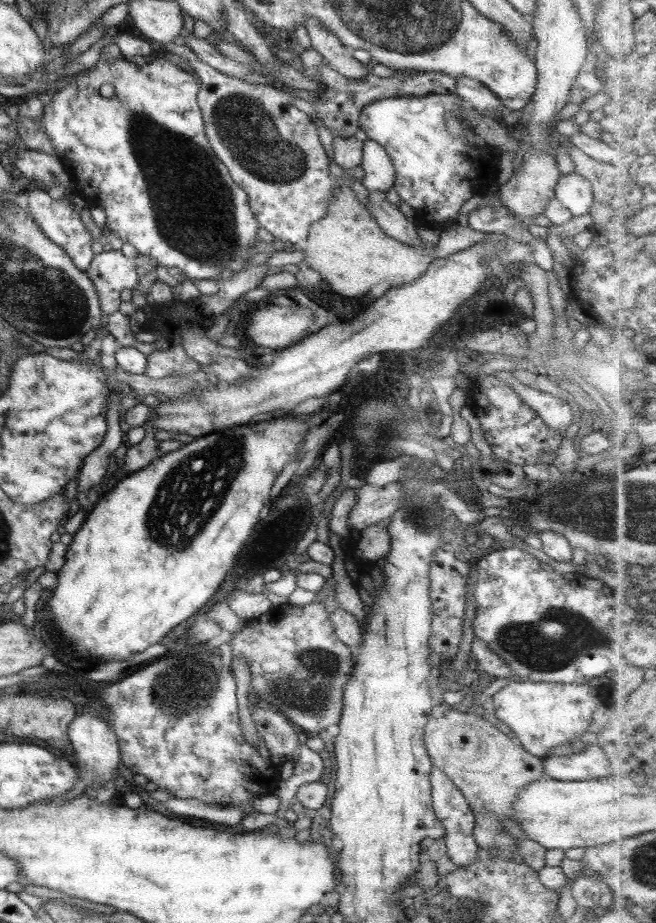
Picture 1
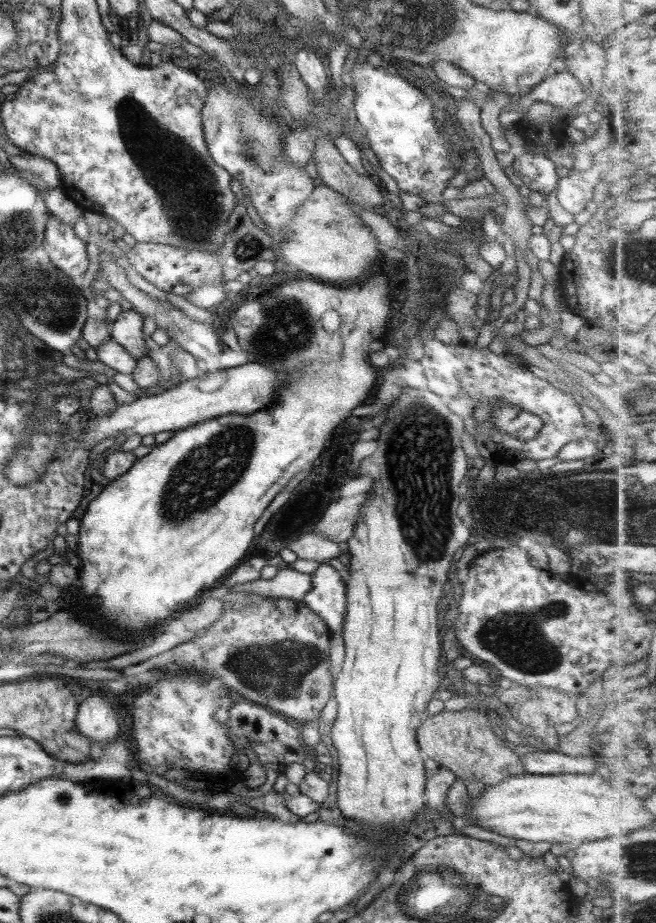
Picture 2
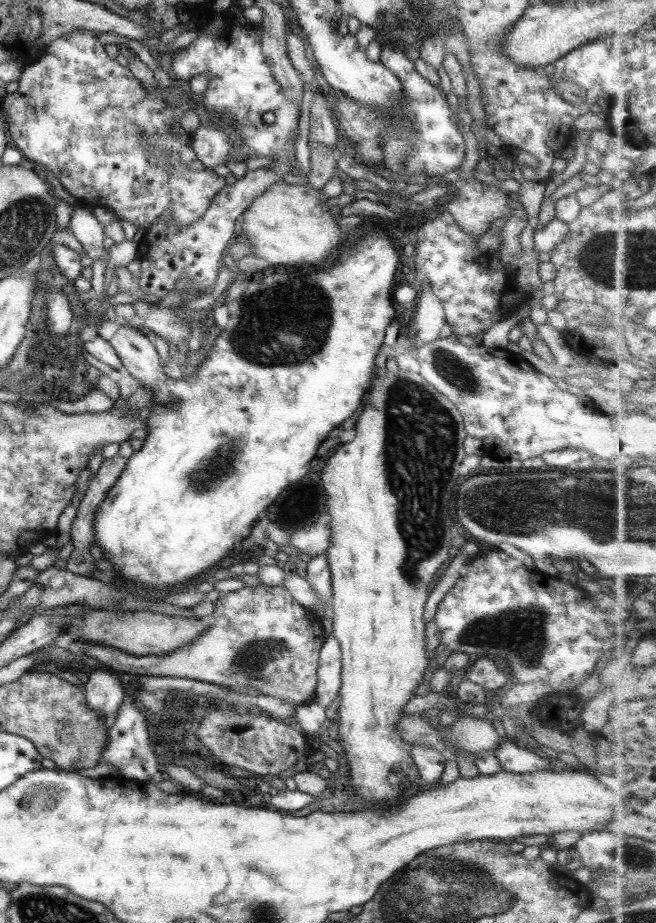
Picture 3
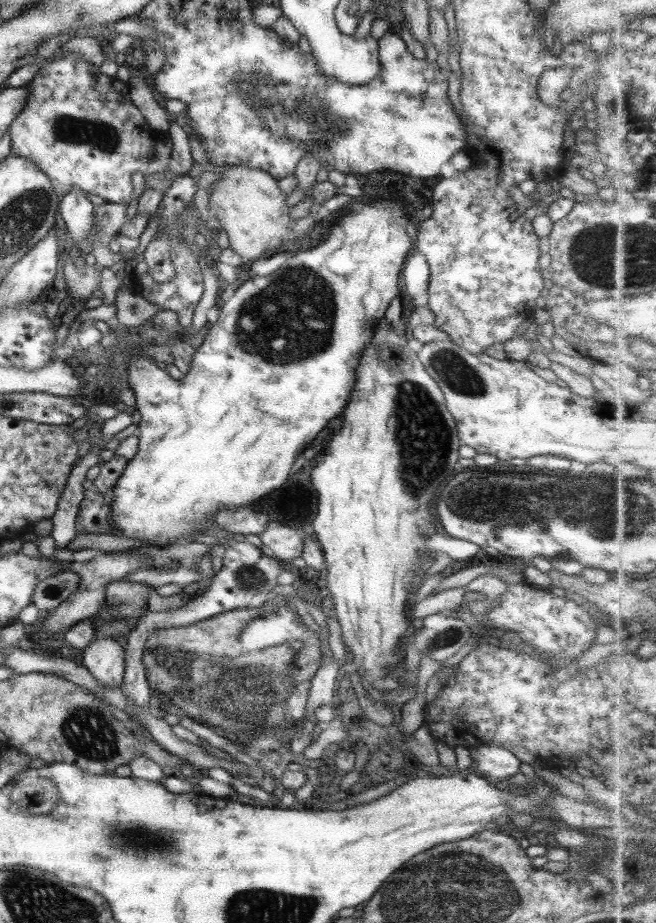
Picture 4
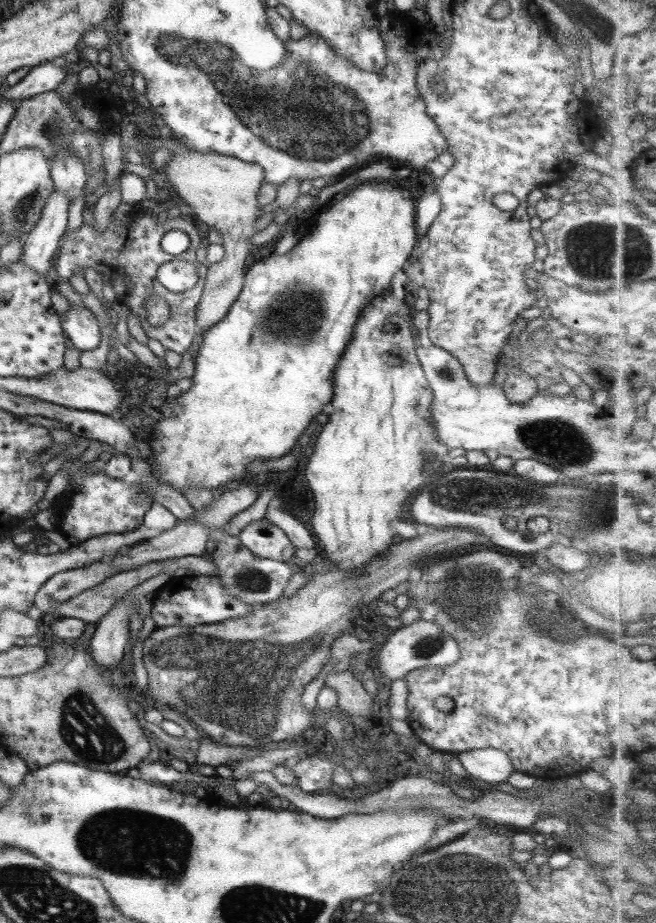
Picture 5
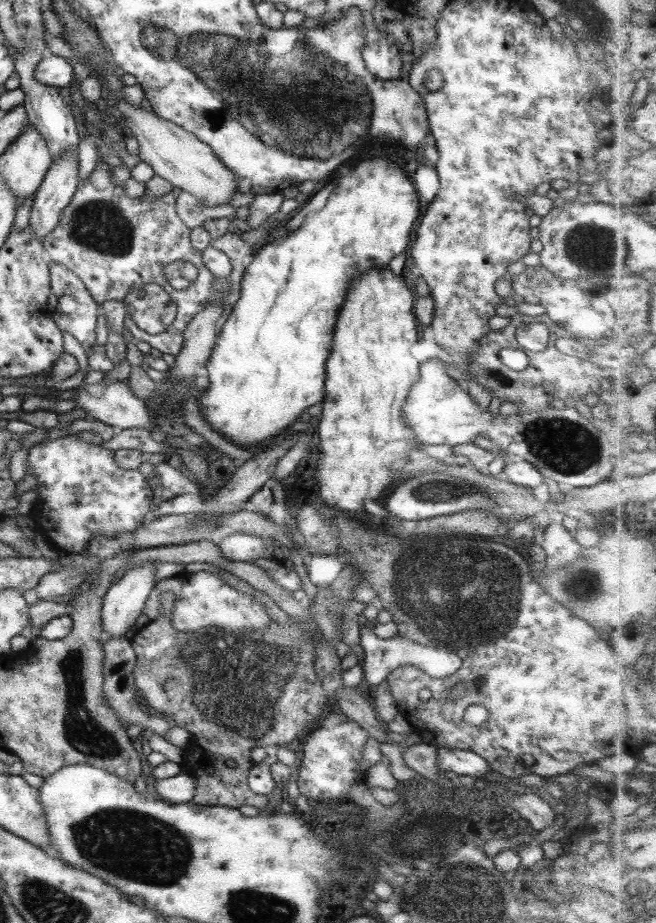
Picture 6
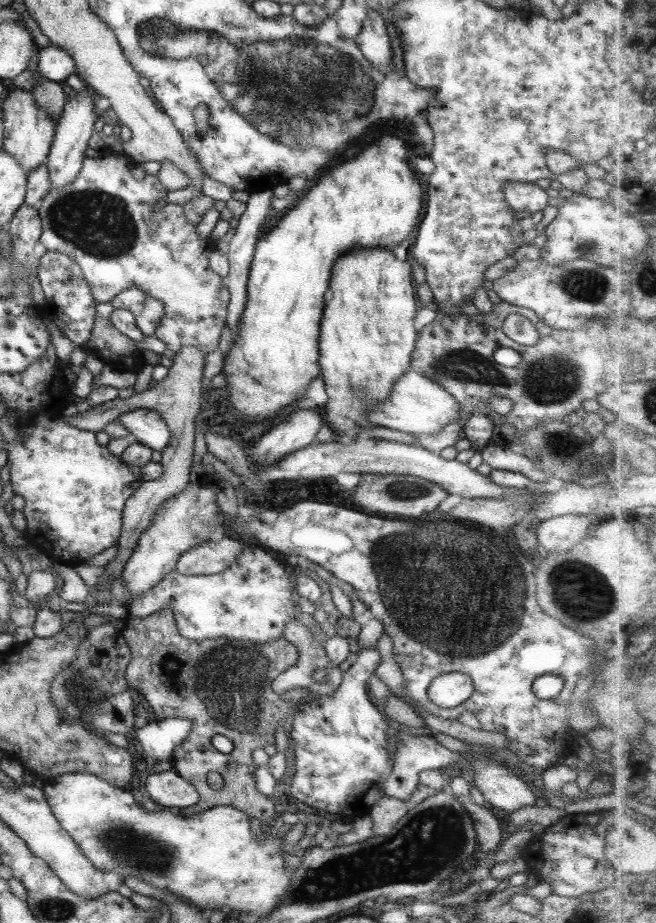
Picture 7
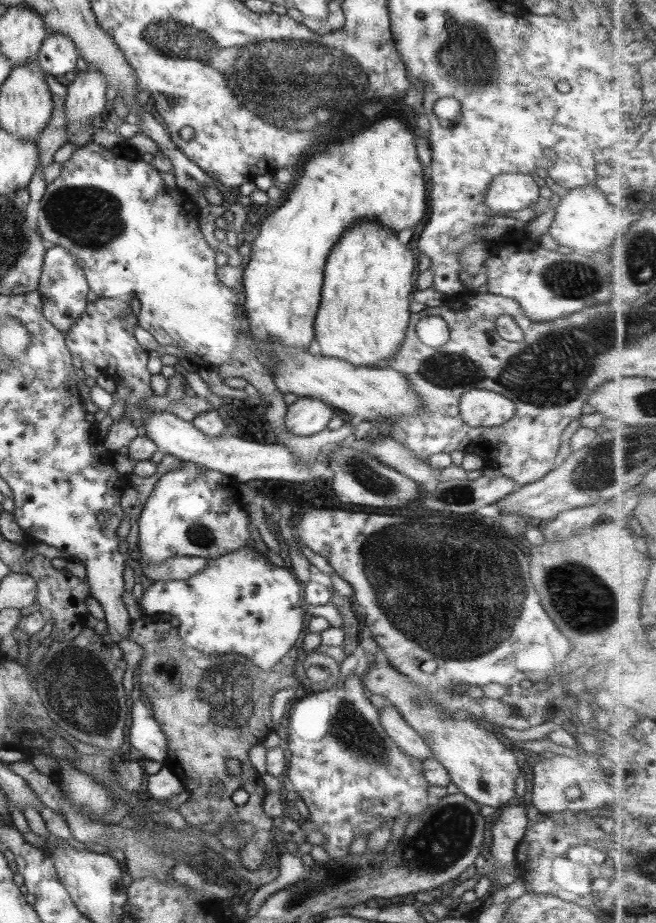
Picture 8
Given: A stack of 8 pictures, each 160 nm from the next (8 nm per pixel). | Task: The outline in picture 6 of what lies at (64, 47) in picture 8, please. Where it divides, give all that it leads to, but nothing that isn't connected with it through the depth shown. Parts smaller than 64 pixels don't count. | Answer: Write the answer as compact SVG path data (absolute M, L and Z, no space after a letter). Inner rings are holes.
M47 53L38 63L33 78L39 84L57 88L69 87L74 73L69 59Z

